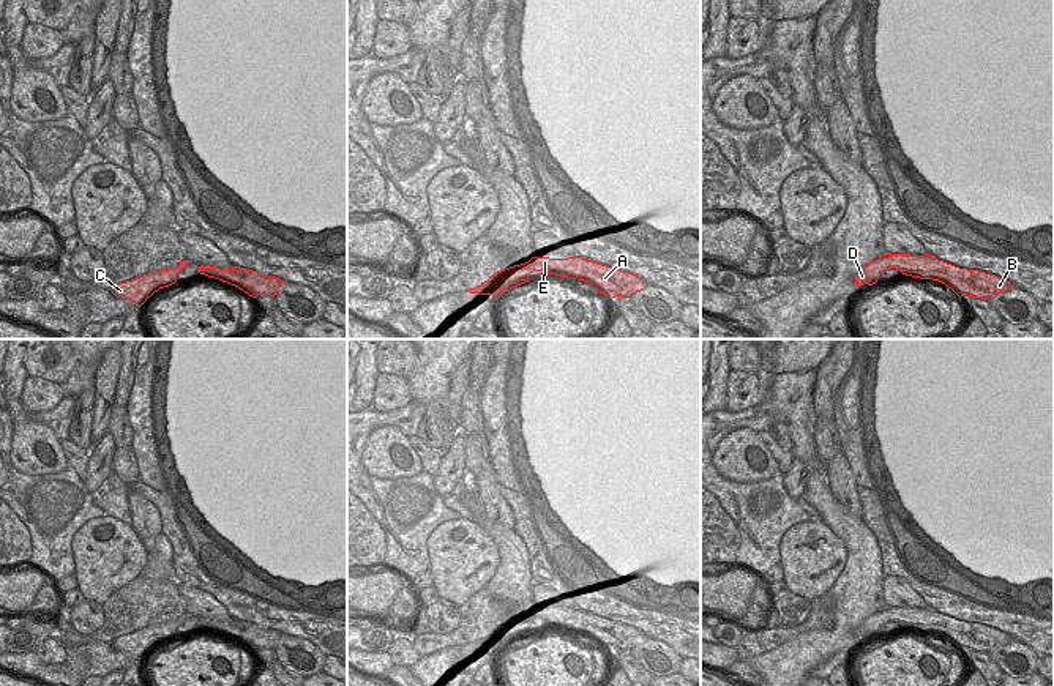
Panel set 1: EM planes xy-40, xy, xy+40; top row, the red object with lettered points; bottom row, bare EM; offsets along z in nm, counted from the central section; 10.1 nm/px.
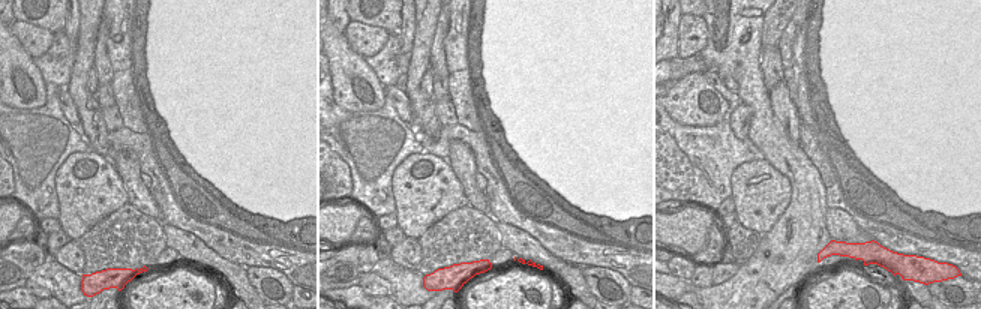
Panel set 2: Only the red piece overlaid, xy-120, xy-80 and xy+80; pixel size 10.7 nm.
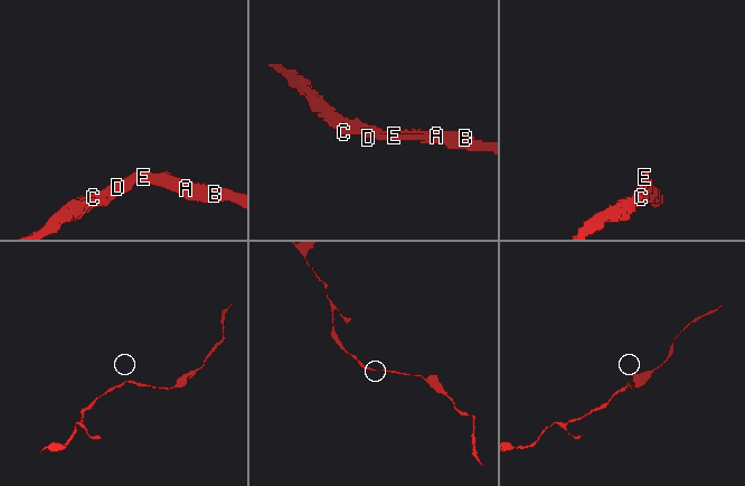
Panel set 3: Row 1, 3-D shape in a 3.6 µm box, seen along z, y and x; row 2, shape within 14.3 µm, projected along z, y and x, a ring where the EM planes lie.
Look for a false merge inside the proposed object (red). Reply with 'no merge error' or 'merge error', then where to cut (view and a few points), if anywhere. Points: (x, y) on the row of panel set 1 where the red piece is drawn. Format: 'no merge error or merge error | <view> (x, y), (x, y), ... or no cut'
no merge error | no cut

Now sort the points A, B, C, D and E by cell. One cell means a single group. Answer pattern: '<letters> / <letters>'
A B C D E

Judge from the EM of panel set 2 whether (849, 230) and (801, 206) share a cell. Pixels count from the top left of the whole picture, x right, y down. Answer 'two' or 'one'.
two

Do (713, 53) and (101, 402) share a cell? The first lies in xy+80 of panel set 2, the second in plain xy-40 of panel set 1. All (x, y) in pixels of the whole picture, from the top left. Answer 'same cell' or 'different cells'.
different cells

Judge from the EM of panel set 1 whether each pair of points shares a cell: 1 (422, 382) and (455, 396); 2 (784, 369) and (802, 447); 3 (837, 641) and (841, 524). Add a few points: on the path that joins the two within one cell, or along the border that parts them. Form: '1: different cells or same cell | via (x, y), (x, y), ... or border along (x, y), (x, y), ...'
1: different cells | border along (466, 360), (452, 376), (447, 412)
2: same cell | via (786, 388), (797, 413), (799, 428)
3: same cell | via (848, 612), (857, 595), (857, 552)

